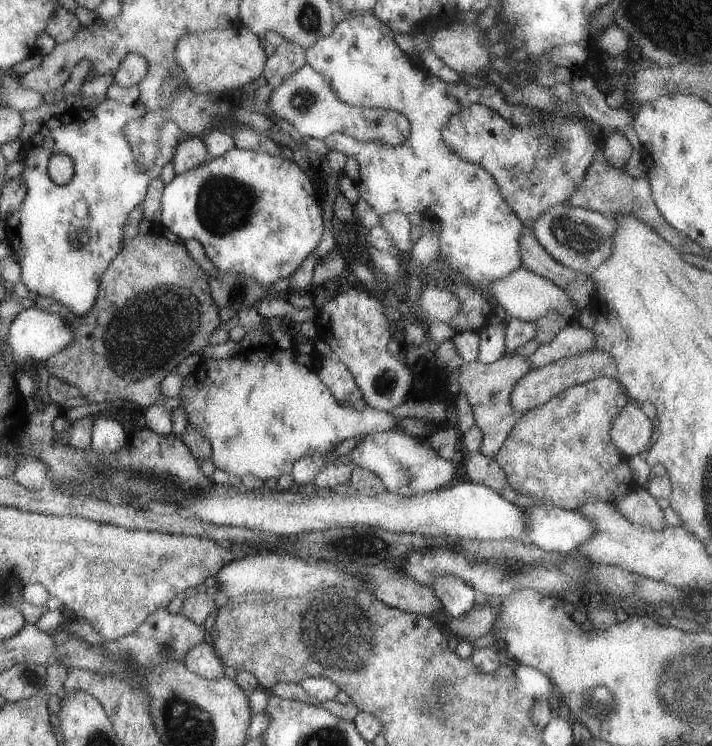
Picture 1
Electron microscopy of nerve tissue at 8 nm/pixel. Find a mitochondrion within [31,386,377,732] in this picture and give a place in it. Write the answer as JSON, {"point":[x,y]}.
{"point":[155,476]}

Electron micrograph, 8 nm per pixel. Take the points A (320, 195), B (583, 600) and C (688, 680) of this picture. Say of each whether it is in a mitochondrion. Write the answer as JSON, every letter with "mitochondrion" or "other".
{"A":"other","B":"other","C":"mitochondrion"}

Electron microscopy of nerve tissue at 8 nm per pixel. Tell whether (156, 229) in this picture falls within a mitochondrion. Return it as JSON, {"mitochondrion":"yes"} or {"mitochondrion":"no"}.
{"mitochondrion":"no"}

